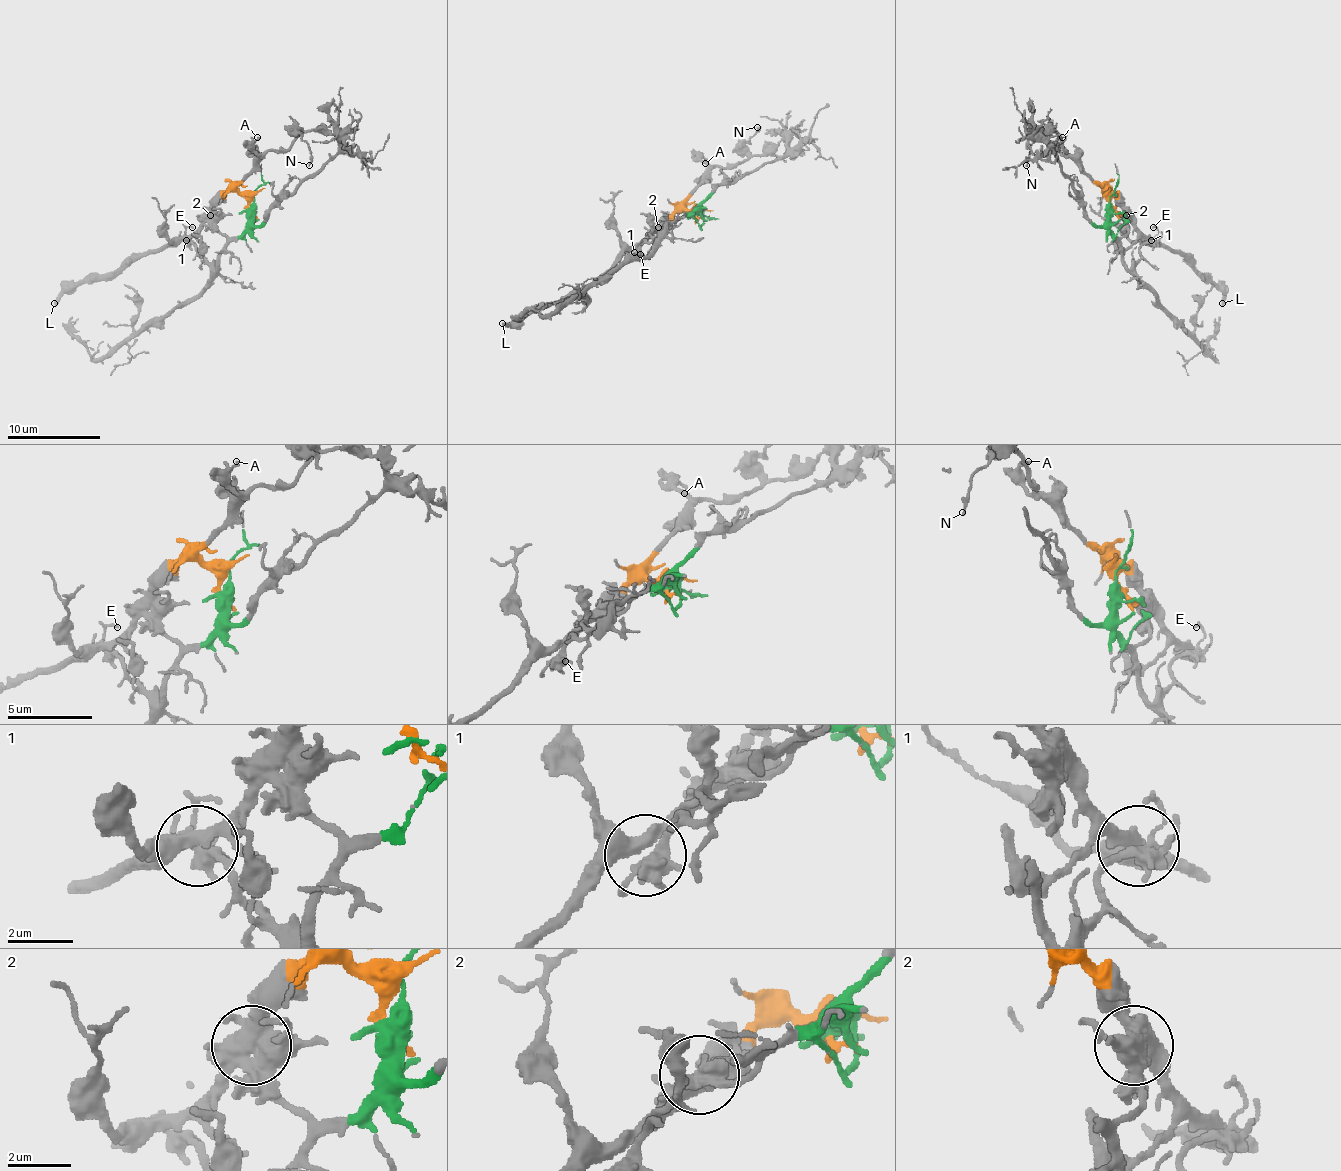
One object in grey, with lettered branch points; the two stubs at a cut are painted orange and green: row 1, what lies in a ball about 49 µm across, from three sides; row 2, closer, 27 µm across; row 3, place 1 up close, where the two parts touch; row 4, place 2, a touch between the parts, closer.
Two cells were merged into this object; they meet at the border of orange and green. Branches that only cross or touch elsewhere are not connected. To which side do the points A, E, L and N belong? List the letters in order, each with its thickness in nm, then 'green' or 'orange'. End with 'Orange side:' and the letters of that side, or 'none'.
A: 150 nm thick; orange
E: 140 nm thick; green
L: 340 nm thick; orange
N: 180 nm thick; orange
Orange side: A, L, N

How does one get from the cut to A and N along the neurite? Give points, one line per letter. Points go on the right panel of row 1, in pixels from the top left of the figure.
A: (1111, 205), (1104, 186), (1097, 186), (1058, 147), (1062, 137)
N: (1111, 205), (1106, 189), (1097, 184), (1067, 154), (1053, 130), (1041, 135), (1030, 147), (1025, 165)

